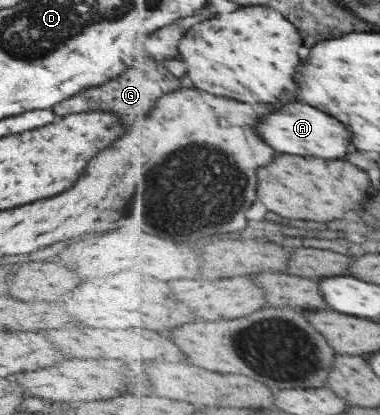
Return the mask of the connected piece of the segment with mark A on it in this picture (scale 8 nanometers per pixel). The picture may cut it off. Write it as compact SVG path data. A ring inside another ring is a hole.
M289 102L271 116L263 116L259 122L259 136L267 140L277 152L299 154L299 156L319 156L319 158L343 158L349 154L349 130L333 116L301 102Z

